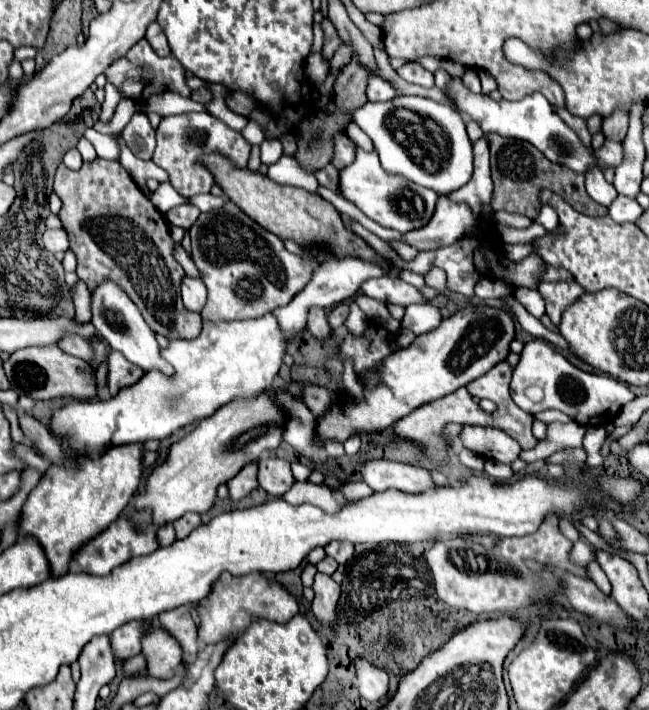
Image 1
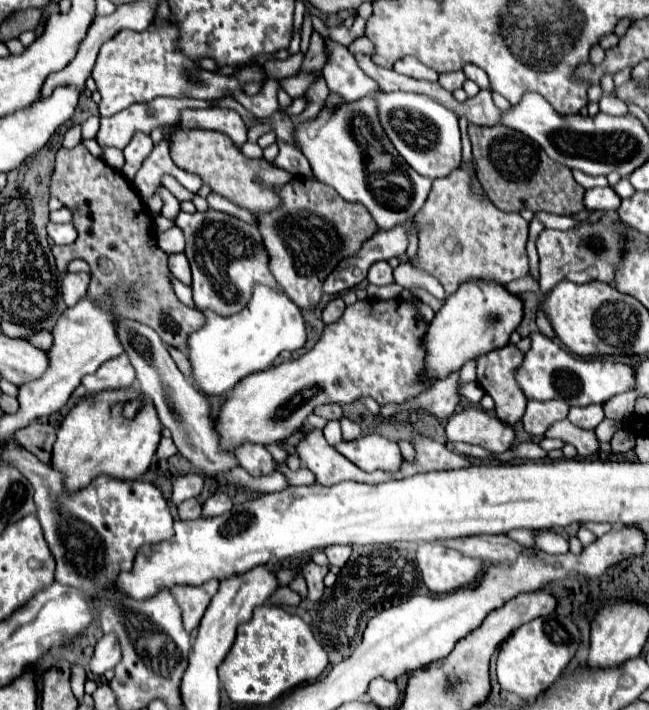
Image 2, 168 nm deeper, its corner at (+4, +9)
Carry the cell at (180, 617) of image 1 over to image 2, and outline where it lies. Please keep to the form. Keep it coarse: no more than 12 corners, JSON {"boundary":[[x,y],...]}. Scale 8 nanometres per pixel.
{"boundary":[[218,581],[174,585],[186,631],[194,631],[218,591]]}

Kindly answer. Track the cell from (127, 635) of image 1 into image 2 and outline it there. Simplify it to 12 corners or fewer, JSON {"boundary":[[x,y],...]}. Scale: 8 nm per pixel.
{"boundary":[[102,637],[88,671],[102,677],[120,661],[116,637]]}

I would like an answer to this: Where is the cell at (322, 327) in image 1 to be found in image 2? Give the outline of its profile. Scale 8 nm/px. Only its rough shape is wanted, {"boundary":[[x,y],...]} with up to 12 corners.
{"boundary":[[316,179],[258,213],[270,273],[306,311],[378,231]]}

